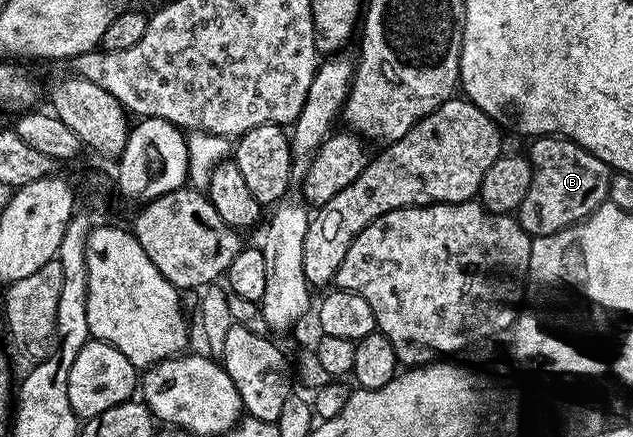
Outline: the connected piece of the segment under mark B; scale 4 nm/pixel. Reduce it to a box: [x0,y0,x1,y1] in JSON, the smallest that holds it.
[518,135,613,237]

